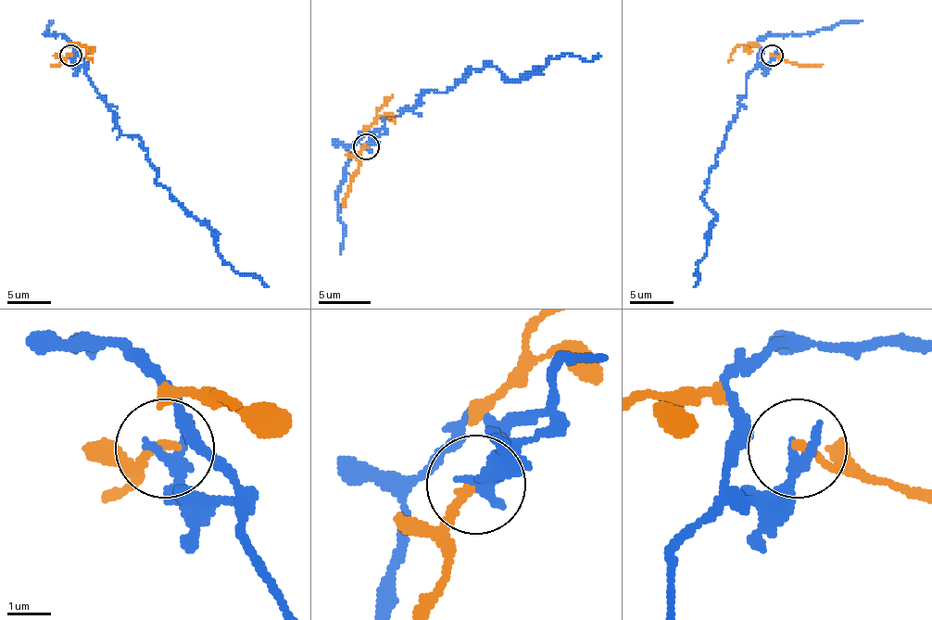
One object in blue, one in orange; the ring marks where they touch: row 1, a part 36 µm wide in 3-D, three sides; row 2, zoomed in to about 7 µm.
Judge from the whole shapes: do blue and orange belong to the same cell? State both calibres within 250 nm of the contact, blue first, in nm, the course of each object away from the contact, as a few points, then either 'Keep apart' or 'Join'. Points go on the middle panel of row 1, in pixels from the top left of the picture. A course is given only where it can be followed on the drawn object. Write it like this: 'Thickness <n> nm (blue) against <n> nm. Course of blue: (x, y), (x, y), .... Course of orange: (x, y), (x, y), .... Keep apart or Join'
Thickness 360 nm (blue) against 240 nm. Course of blue: (366, 146), (387, 116), (471, 69), (491, 64), (520, 79), (567, 53), (600, 56). Course of orange: (366, 146), (364, 132), (392, 94). Keep apart

